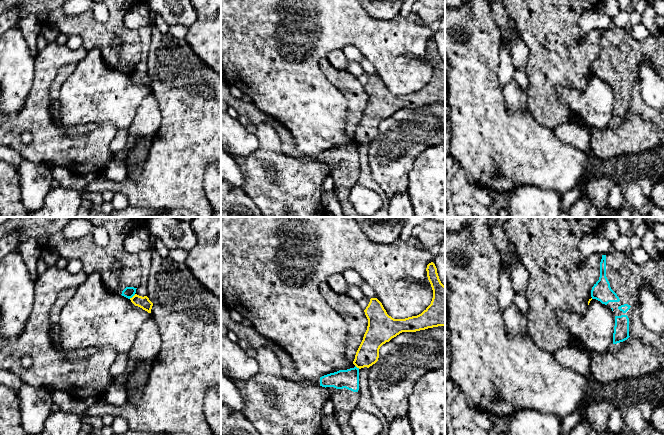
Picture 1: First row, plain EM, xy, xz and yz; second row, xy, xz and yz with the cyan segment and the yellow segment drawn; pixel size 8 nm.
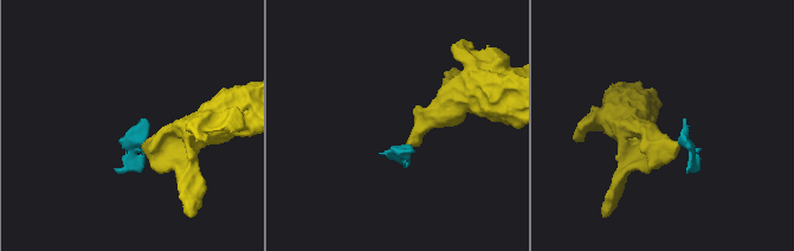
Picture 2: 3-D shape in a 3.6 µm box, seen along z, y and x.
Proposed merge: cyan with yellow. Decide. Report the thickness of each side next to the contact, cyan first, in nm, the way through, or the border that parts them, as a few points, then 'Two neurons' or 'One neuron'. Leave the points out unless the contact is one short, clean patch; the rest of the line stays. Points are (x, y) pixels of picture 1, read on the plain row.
Thickness 90 nm (cyan) against 100 nm. Boundary: xy (135, 70), (129, 74). Two neurons

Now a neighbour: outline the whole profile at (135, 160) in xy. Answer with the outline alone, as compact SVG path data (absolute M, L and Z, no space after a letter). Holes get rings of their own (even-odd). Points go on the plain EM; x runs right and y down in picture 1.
M140 137L129 151L125 159L128 179L137 180L142 175L152 143L153 137Z

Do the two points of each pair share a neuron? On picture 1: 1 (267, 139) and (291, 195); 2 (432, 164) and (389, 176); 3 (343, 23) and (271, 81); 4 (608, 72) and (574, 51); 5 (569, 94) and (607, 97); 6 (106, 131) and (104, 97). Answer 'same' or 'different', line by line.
1: same
2: different
3: same
4: different
5: same
6: different

